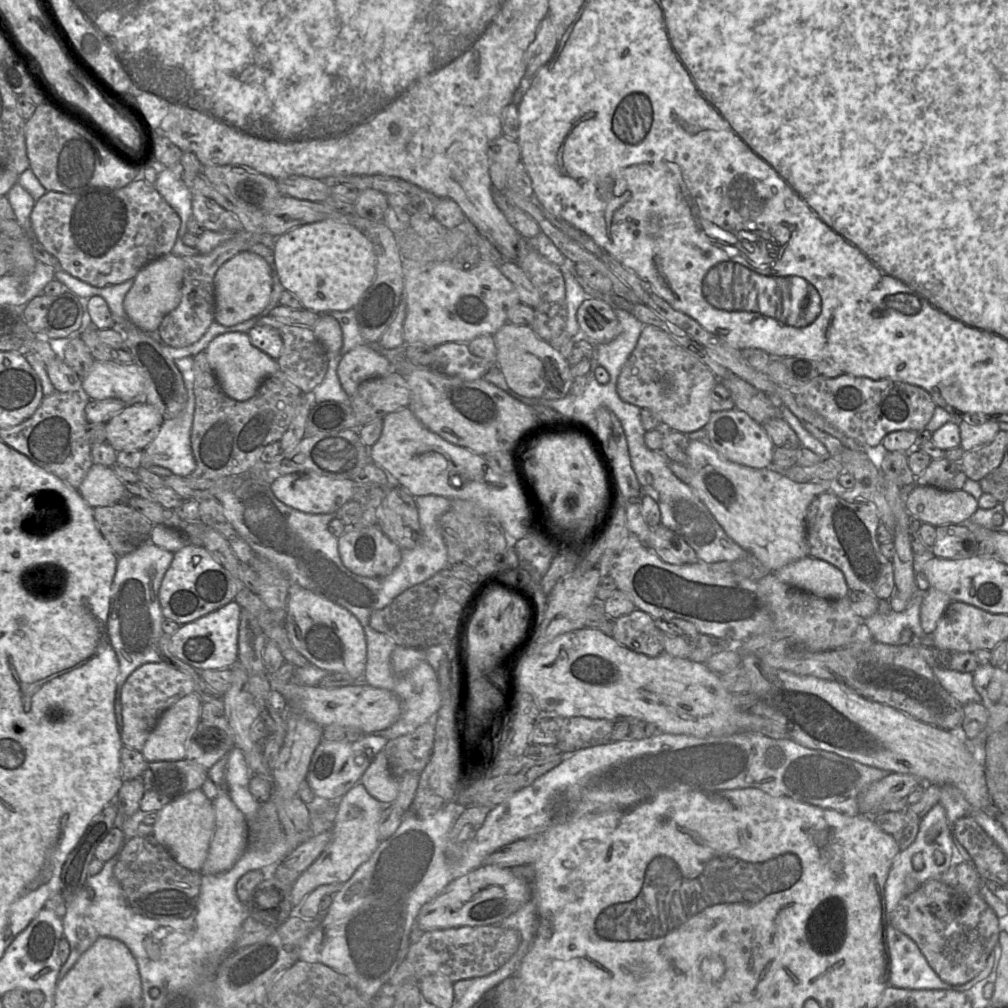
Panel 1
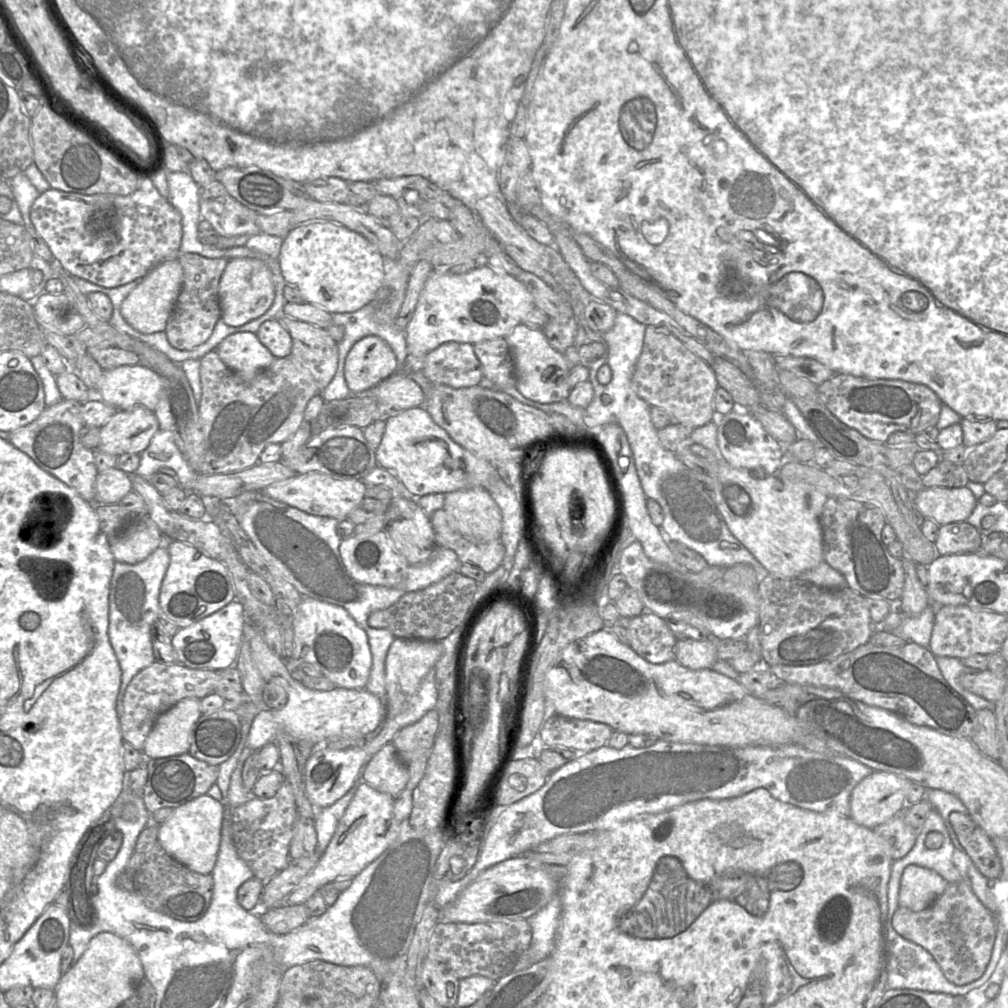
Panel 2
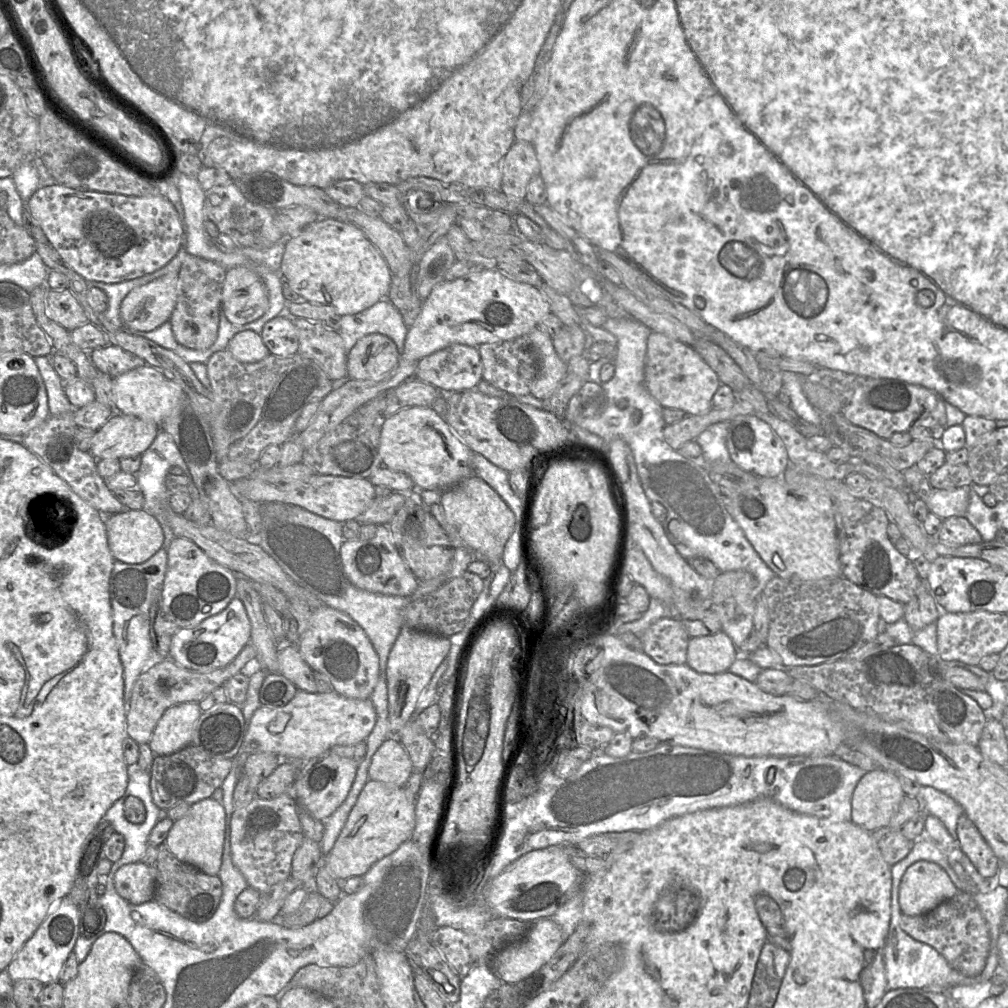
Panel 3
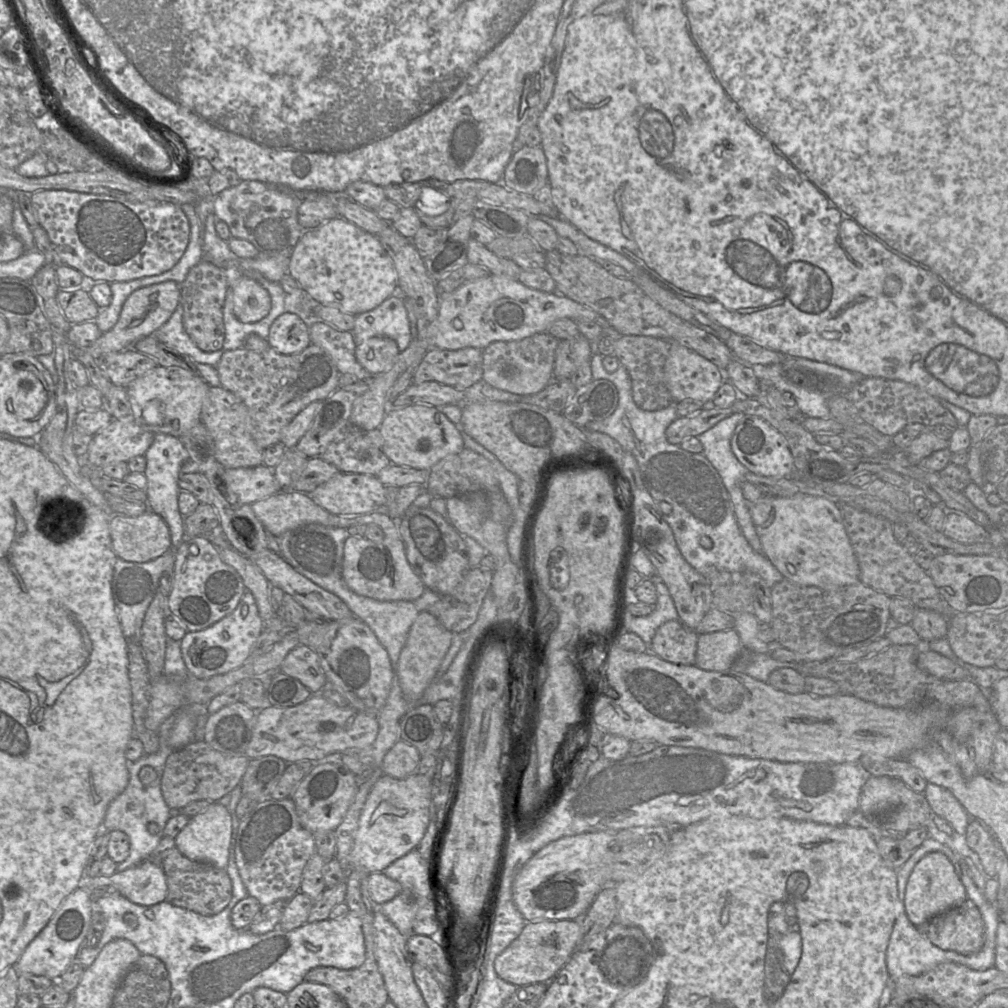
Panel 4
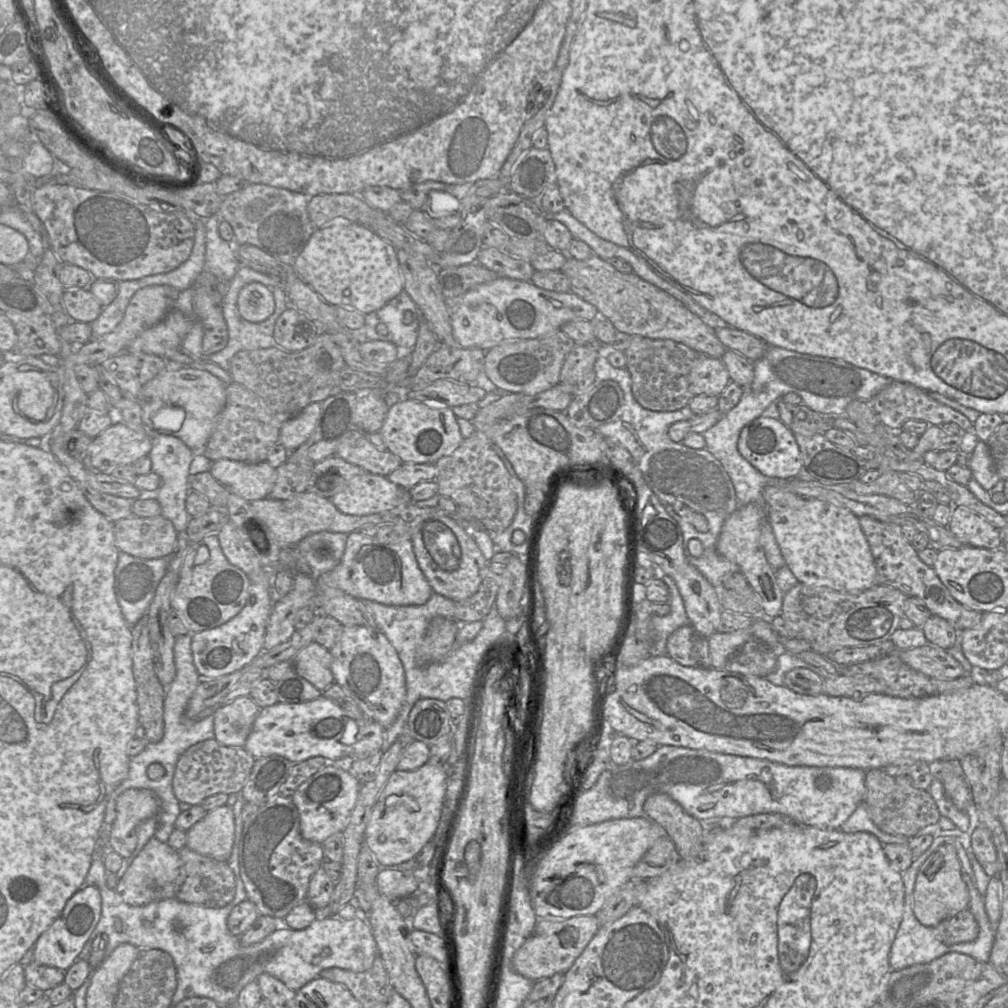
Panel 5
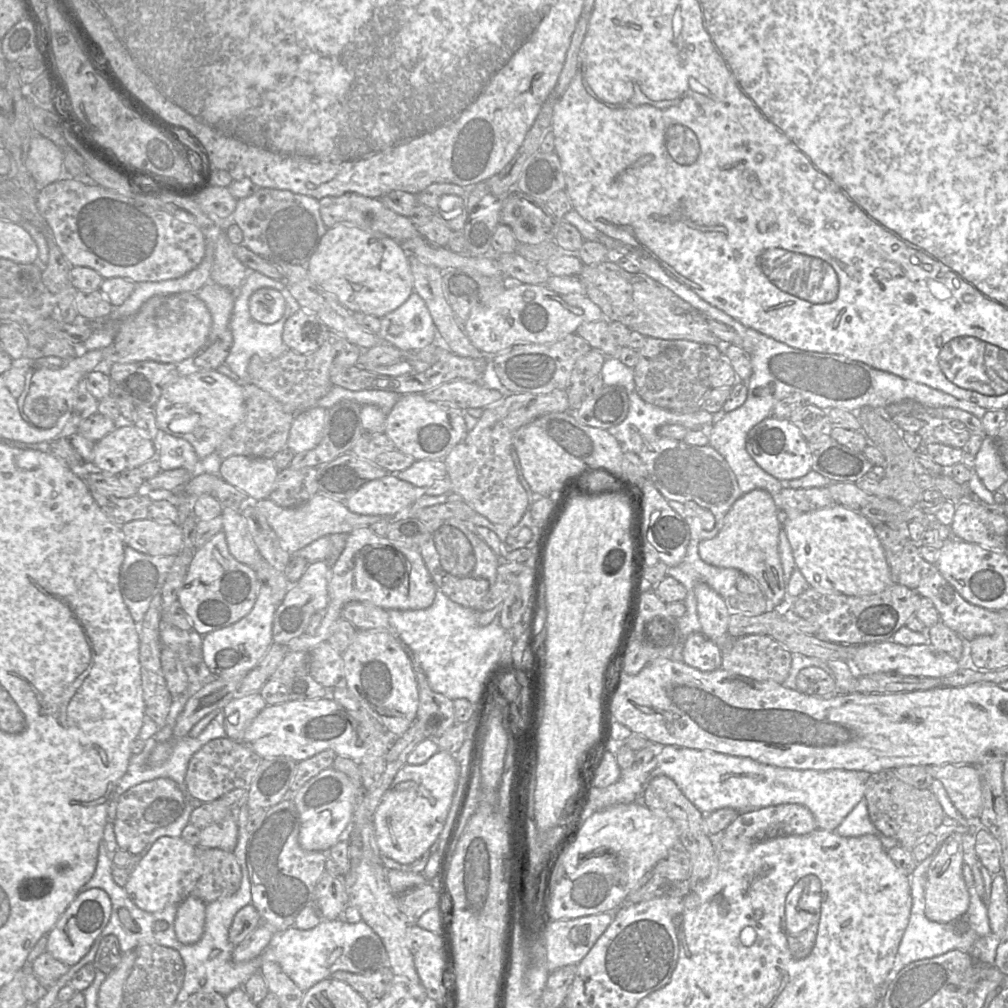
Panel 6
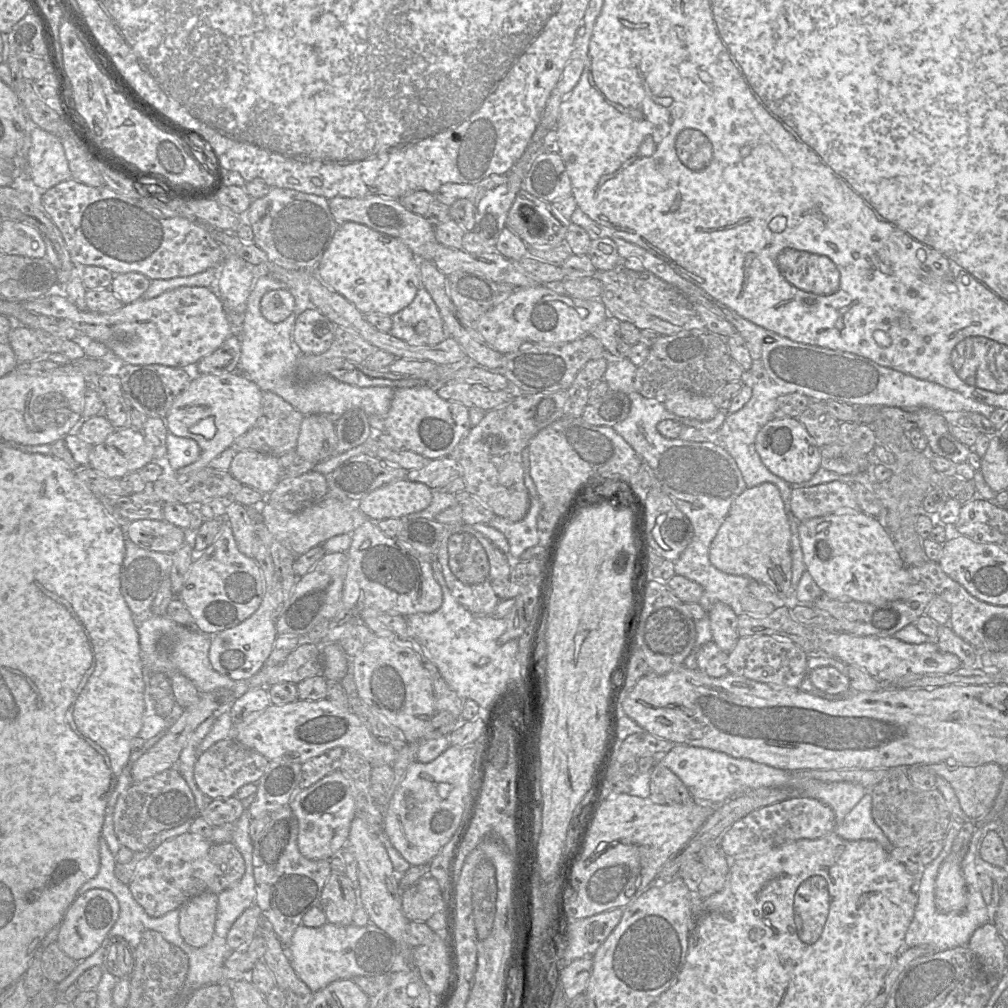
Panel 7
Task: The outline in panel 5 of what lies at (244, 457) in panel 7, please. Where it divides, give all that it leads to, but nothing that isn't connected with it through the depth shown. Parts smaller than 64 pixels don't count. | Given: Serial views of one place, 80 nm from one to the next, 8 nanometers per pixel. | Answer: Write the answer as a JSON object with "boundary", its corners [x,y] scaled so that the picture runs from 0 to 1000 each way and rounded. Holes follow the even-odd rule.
{"boundary":[[[217,455],[211,457],[208,468],[230,489],[246,498],[266,494],[274,474],[274,465],[265,457],[246,459]]]}

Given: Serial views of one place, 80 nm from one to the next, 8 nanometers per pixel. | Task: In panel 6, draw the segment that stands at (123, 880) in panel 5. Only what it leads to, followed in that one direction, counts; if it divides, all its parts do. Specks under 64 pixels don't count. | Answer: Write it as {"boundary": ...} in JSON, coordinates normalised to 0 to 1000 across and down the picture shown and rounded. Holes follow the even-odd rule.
{"boundary":[[[163,829],[156,832],[136,856],[123,879],[130,894],[139,902],[153,906],[188,890],[200,867],[193,844],[194,839],[181,830]]]}

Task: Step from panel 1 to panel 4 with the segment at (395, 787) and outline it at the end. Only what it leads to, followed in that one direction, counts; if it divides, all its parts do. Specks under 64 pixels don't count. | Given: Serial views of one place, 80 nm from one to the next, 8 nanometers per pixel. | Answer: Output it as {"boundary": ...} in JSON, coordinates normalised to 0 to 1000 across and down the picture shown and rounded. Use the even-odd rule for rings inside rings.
{"boundary":[[[397,733],[382,748],[378,757],[378,764],[380,768],[400,773],[413,765],[418,752],[414,742]]]}

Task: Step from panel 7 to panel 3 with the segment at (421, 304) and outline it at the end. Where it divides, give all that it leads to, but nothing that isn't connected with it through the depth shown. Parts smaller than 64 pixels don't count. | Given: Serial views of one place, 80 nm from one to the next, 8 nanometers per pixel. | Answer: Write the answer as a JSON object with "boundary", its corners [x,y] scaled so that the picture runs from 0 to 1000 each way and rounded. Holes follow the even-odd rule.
{"boundary":[[[382,296],[353,312],[338,313],[335,330],[339,334],[344,351],[355,337],[371,330],[386,334],[398,351],[404,329],[405,324],[398,311]]]}

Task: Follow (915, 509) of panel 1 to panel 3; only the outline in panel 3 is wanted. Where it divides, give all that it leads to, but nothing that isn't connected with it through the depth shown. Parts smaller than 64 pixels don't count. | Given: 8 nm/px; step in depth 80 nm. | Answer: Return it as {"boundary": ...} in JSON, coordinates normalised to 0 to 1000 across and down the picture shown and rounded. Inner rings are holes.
{"boundary":[[[953,483],[945,486],[925,484],[924,491],[919,497],[922,509],[935,516],[945,512],[957,512],[961,502],[963,483]]]}

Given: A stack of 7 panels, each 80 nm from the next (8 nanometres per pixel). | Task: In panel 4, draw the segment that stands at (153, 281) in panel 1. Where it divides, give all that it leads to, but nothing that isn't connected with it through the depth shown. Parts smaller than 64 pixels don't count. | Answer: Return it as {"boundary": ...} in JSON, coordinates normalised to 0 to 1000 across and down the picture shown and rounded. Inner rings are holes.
{"boundary":[[[164,279],[134,288],[122,302],[119,314],[113,324],[103,329],[86,347],[95,356],[105,350],[131,345],[135,338],[151,332],[162,323],[172,313],[178,301],[178,282],[173,279]]]}

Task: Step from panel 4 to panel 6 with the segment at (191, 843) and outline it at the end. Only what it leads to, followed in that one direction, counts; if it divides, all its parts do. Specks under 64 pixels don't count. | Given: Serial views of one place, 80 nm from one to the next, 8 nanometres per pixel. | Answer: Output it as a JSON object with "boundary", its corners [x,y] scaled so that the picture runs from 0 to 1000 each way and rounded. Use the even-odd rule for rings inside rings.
{"boundary":[[[234,809],[199,822],[197,836],[200,841],[216,841],[230,845],[235,836]]]}

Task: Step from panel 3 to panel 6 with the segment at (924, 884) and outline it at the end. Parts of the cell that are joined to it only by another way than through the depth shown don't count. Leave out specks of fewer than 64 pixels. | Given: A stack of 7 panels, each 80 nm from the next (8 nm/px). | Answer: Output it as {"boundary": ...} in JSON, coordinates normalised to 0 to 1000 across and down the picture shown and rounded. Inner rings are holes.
{"boundary":[[[951,818],[935,837],[933,844],[924,855],[919,869],[918,908],[928,915],[943,916],[952,912],[962,897],[962,888],[954,867],[956,850],[955,832],[961,819]]]}

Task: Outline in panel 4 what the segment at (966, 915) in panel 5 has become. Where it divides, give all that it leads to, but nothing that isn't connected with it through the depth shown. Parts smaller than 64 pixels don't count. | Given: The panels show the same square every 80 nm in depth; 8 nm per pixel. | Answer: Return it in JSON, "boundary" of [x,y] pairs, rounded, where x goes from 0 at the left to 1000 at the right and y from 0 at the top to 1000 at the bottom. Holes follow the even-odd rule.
{"boundary":[[[961,893],[910,918],[910,922],[930,939],[954,947],[971,944],[977,935],[975,911]]]}

